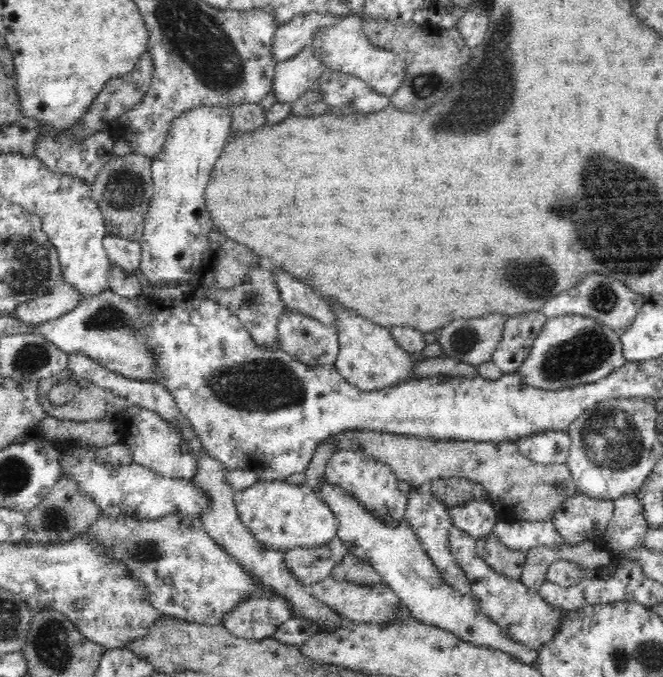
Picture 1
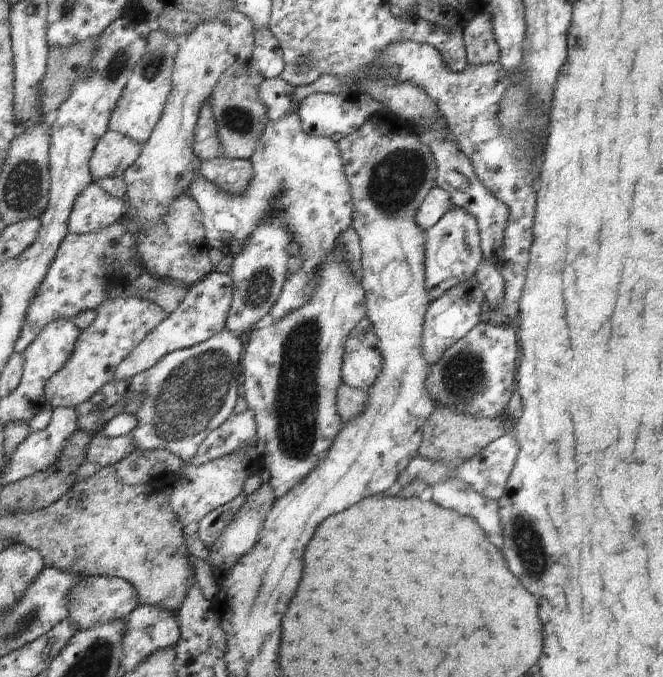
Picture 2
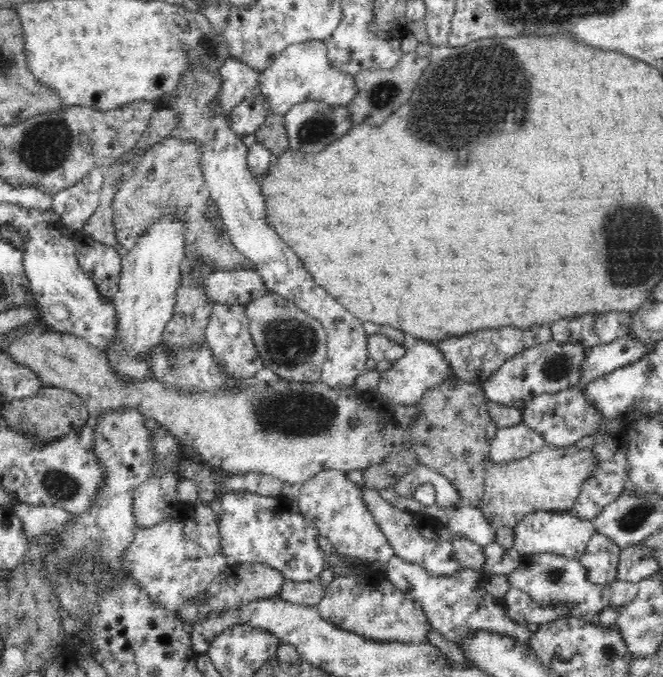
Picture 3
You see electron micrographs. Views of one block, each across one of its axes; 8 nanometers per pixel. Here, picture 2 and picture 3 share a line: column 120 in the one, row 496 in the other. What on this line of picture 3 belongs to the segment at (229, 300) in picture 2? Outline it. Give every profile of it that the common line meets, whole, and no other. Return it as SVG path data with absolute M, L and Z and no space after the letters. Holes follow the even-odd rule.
M367 489L364 492L364 499L367 500L368 507L374 513L376 523L380 525L380 529L388 537L396 556L427 568L429 573L436 576L452 576L466 569L456 558L453 545L454 536L448 531L446 523L424 513L403 511L382 499L376 490Z

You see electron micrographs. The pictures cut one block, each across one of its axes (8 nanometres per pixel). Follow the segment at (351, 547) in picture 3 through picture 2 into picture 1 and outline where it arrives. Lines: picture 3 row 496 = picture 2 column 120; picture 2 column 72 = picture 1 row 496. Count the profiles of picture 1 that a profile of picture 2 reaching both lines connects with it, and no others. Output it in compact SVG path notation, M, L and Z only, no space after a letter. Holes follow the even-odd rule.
M347 448L338 449L329 460L324 475L332 483L340 485L352 495L360 498L366 507L376 515L383 517L384 520L396 524L405 518L408 497L398 488L399 478L394 470L382 459L376 459L376 457L362 451L356 452Z

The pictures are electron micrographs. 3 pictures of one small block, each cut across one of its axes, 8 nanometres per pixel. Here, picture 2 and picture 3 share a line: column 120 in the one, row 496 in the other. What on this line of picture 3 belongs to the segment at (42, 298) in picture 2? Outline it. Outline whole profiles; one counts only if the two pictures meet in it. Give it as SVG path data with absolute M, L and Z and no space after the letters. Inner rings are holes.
M228 490L220 495L220 501L221 511L217 527L228 565L243 562L266 563L283 572L287 579L300 582L314 580L322 574L327 556L316 540L316 536L320 536L320 531L316 529L314 521L304 516L298 499L291 499L282 493L278 496L262 496L248 491Z

